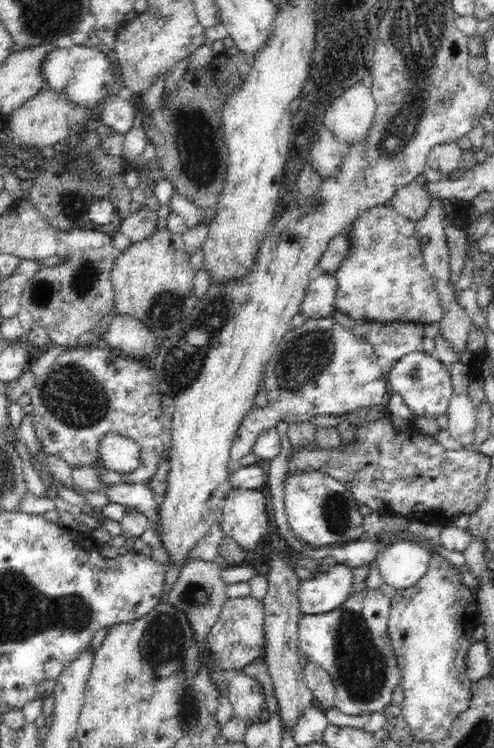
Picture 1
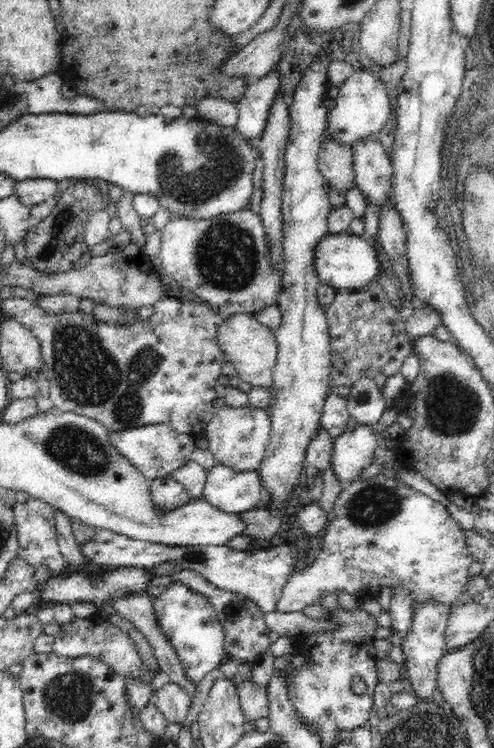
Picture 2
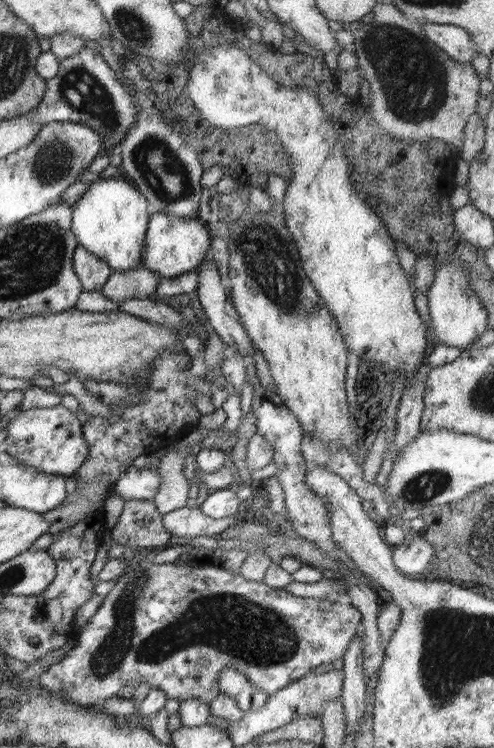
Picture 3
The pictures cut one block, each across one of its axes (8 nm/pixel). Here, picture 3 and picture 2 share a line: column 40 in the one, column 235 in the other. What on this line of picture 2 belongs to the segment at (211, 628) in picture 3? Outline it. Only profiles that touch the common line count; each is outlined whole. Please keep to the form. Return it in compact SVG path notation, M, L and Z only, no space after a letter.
M232 676L232 683L238 689L241 710L247 721L255 721L260 718L268 718L269 701L267 688L258 686L250 678Z

